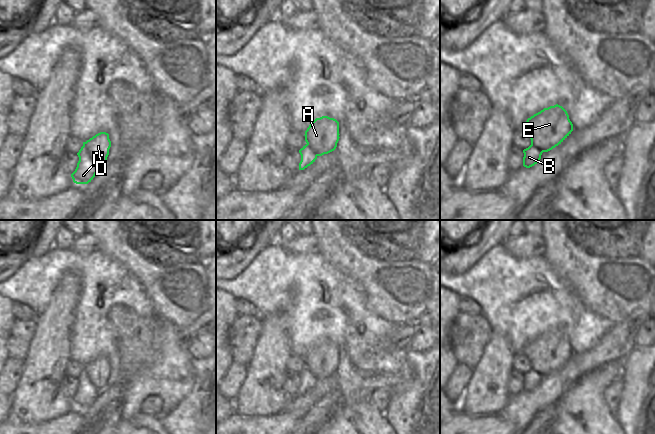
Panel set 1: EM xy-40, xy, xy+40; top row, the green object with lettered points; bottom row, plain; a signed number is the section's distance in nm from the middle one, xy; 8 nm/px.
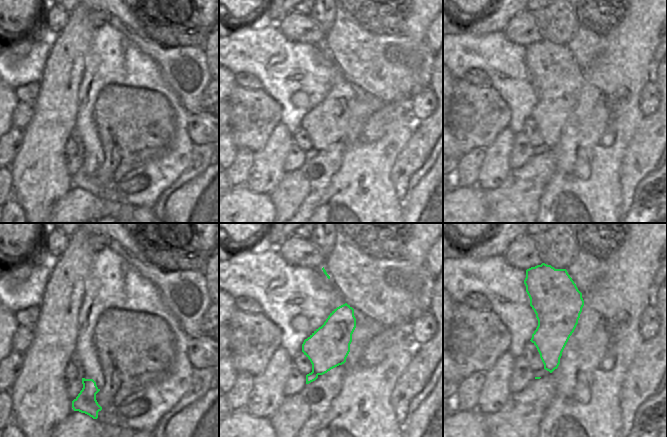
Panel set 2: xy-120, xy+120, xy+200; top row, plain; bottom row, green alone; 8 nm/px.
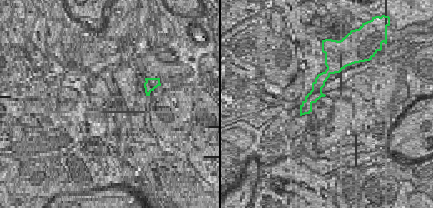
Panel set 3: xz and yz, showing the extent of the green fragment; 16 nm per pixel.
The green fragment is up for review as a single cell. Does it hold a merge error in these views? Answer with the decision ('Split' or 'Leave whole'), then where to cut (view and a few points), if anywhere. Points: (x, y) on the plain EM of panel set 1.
Leave whole. No split

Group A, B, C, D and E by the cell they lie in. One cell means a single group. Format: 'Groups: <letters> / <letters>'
Groups: A B C D E

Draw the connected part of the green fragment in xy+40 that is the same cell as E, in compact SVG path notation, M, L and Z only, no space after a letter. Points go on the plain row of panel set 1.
M556 328L528 342L523 353L531 363L531 369L523 374L523 390L530 392L539 386L543 376L552 374L571 358L573 348L567 335Z

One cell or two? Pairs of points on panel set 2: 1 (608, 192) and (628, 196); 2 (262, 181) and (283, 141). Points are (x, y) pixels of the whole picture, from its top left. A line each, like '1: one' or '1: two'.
1: two
2: one

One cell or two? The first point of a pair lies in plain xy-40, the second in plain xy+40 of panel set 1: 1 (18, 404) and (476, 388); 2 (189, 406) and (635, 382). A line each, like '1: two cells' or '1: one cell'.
1: one cell
2: one cell

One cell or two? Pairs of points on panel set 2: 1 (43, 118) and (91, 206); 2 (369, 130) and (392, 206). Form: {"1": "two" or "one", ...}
{"1": "two", "2": "two"}

